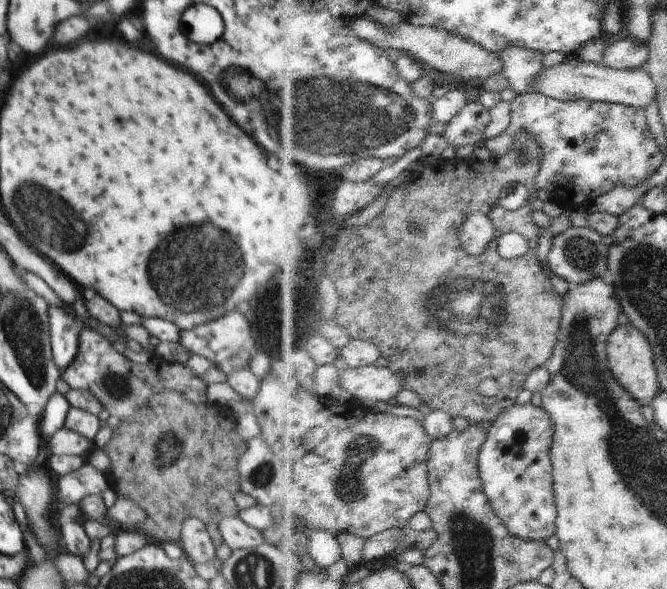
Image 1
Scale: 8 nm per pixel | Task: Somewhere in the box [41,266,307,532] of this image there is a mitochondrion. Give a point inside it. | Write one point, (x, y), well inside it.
(116, 386)

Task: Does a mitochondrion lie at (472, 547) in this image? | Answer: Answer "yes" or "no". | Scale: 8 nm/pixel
yes

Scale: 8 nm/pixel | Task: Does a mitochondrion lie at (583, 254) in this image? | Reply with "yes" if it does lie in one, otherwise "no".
yes

